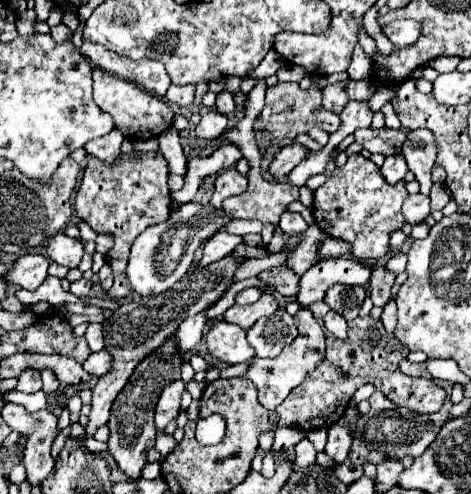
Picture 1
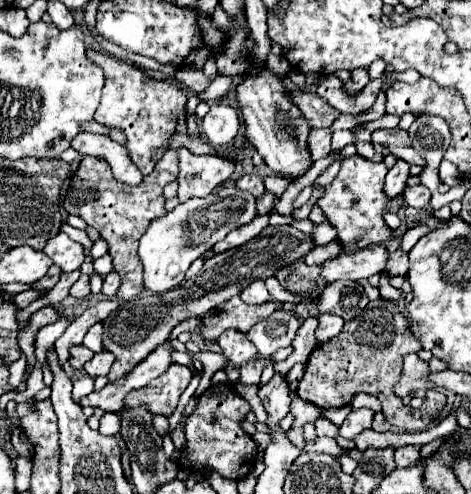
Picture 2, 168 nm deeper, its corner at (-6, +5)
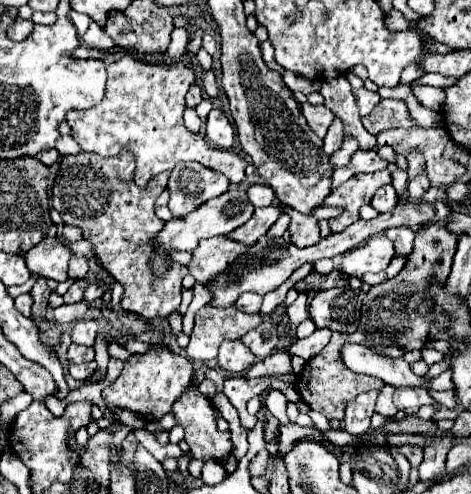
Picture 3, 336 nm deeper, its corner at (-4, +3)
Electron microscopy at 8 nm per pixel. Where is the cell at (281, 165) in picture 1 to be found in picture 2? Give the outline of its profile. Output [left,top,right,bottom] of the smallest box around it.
[307,128,331,160]

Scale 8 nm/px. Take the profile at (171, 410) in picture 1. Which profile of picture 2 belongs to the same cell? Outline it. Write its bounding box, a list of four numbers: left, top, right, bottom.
[127,364,193,418]

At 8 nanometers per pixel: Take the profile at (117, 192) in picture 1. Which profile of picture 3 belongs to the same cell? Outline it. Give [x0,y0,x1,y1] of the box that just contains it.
[51,150,187,320]

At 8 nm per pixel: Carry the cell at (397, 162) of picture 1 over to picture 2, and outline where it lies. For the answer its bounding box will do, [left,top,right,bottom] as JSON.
[385,160,409,196]

